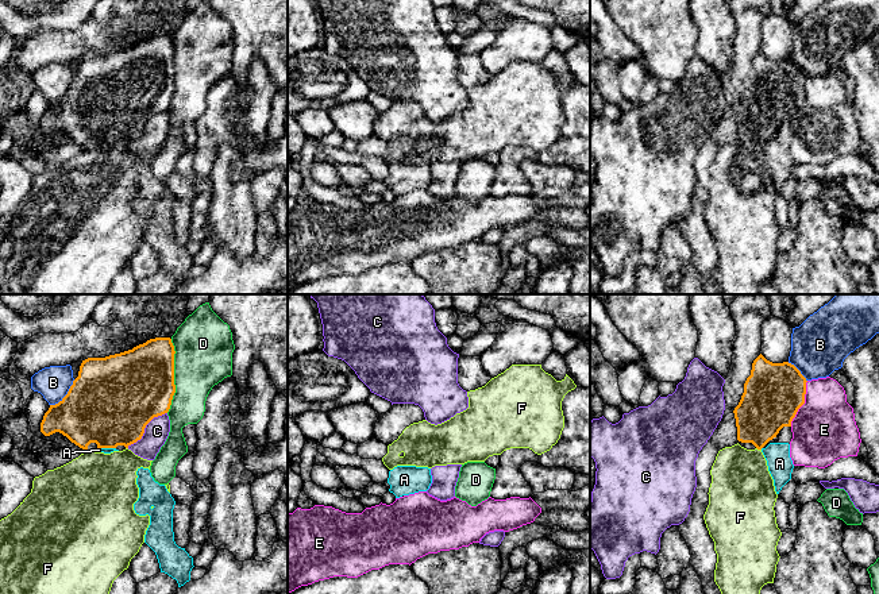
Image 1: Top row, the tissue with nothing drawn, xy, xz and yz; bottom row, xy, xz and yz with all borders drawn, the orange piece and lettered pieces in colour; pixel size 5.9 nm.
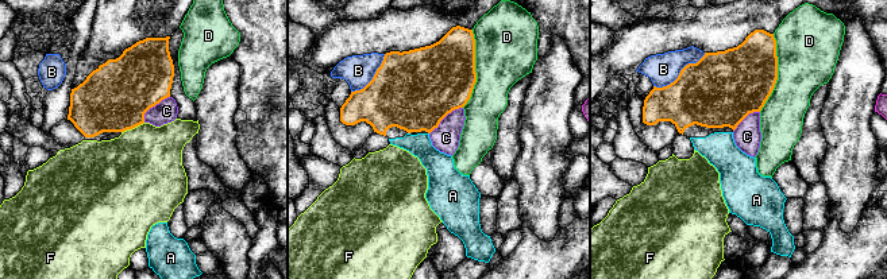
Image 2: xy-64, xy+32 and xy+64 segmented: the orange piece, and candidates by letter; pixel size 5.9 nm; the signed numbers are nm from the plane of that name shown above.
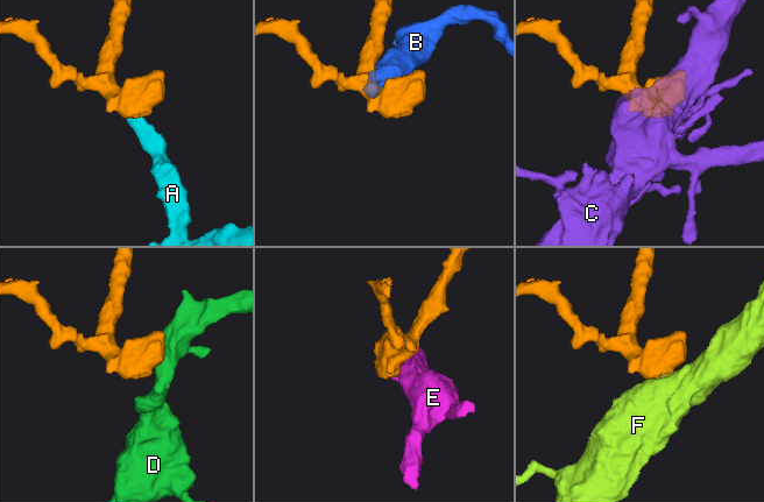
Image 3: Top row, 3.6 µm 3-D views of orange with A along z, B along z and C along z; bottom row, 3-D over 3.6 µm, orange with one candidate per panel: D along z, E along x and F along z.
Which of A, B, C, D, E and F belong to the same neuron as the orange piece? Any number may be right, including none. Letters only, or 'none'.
A

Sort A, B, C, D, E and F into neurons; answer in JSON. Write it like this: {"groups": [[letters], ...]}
{"groups": [["A"], ["B"], ["C"], ["D"], ["E"], ["F"]]}

